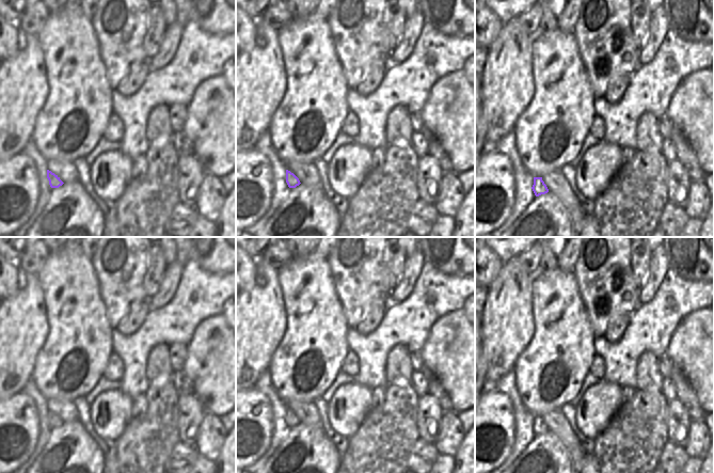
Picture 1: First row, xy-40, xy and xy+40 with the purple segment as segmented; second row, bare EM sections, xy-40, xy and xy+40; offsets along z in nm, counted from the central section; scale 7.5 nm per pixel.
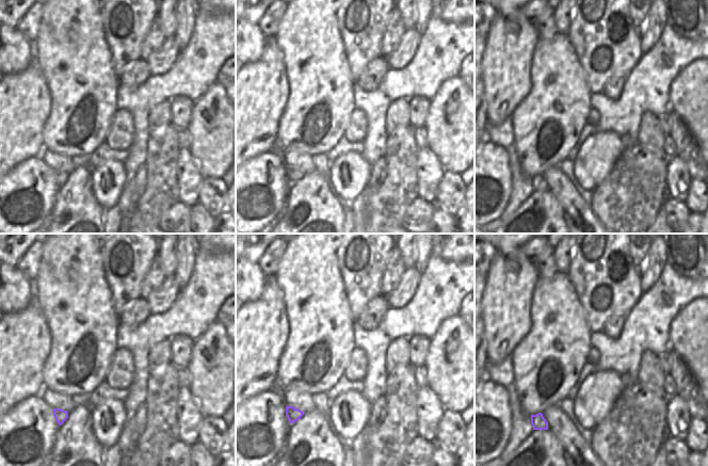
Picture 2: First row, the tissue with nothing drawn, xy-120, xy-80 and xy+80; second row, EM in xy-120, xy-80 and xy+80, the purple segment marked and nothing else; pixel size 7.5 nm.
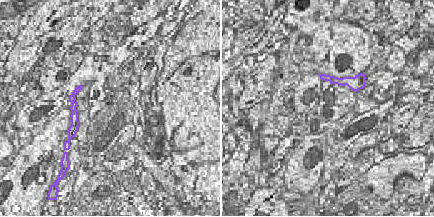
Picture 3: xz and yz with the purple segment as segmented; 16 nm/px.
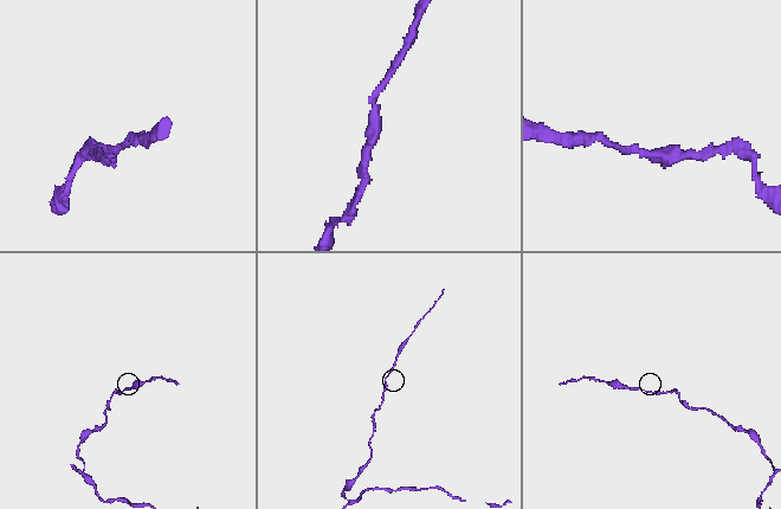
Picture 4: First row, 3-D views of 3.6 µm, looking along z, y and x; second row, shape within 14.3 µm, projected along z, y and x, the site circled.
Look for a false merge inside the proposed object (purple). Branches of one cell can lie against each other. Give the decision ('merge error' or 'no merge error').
no merge error

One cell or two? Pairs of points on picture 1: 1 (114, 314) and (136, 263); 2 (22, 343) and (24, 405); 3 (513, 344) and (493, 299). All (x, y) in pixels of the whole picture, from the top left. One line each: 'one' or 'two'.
1: one
2: two
3: one

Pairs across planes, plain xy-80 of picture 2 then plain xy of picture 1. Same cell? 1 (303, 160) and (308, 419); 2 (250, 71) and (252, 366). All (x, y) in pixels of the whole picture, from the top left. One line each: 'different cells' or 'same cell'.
1: same cell
2: same cell

